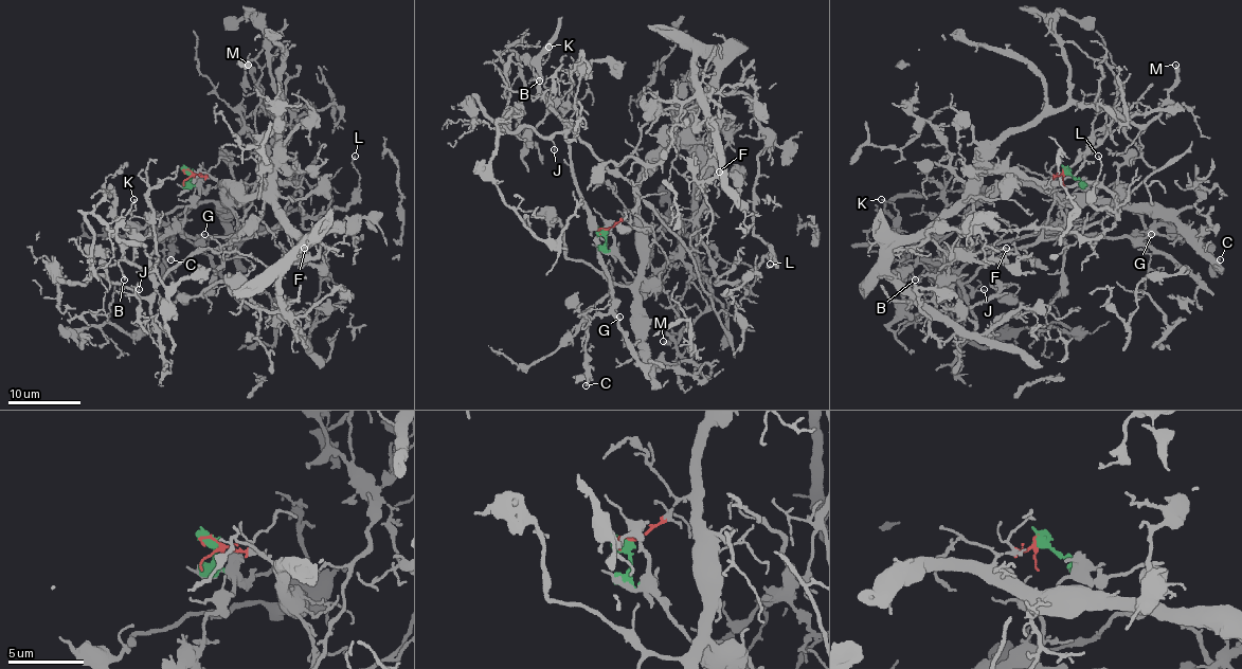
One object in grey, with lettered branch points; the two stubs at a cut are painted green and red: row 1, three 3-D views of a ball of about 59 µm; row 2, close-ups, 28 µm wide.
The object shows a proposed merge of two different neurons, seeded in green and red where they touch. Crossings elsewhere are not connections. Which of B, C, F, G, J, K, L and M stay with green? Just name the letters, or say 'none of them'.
B, C, G, J, K

